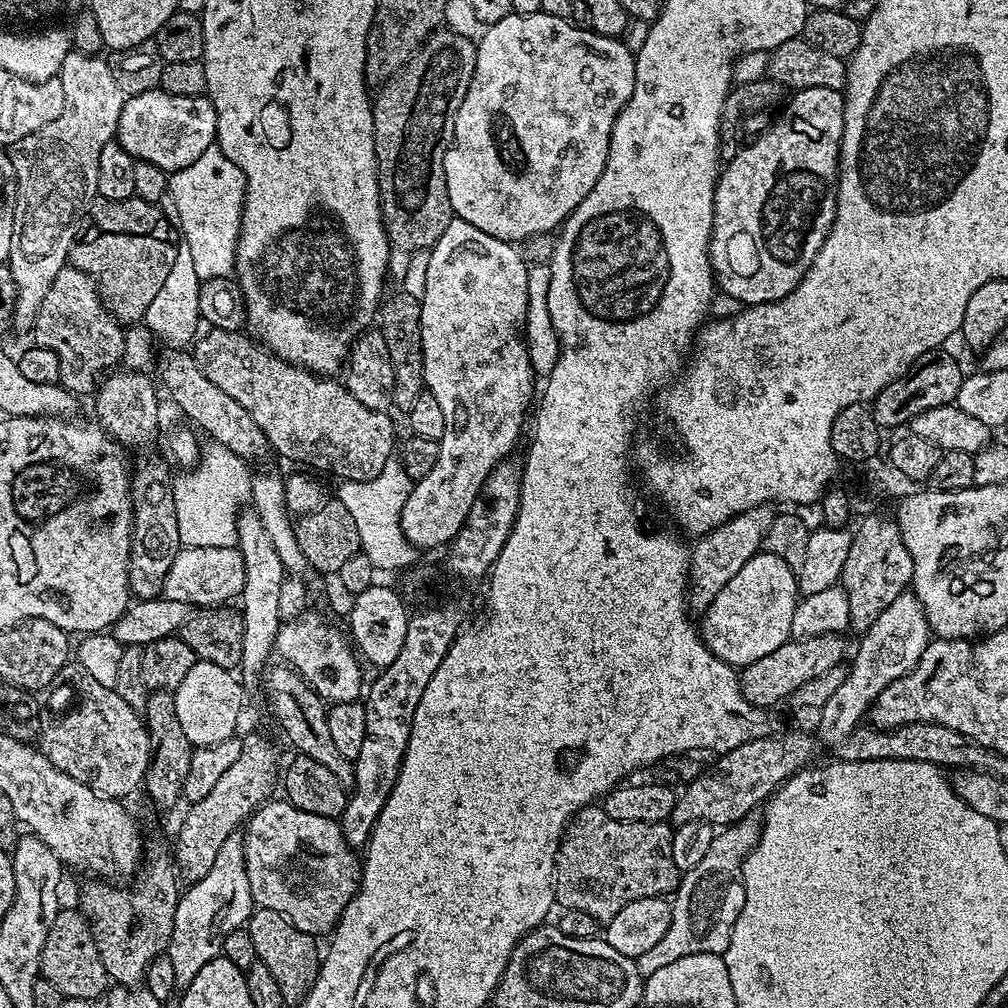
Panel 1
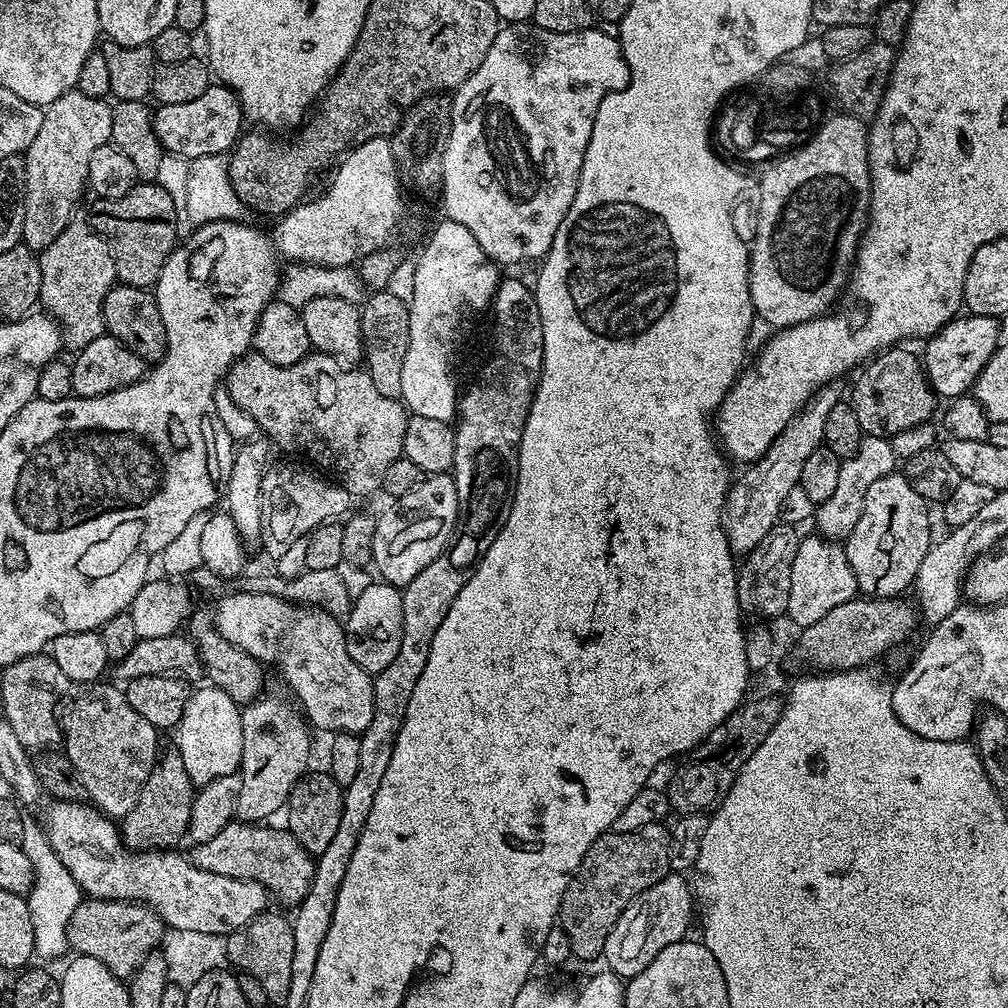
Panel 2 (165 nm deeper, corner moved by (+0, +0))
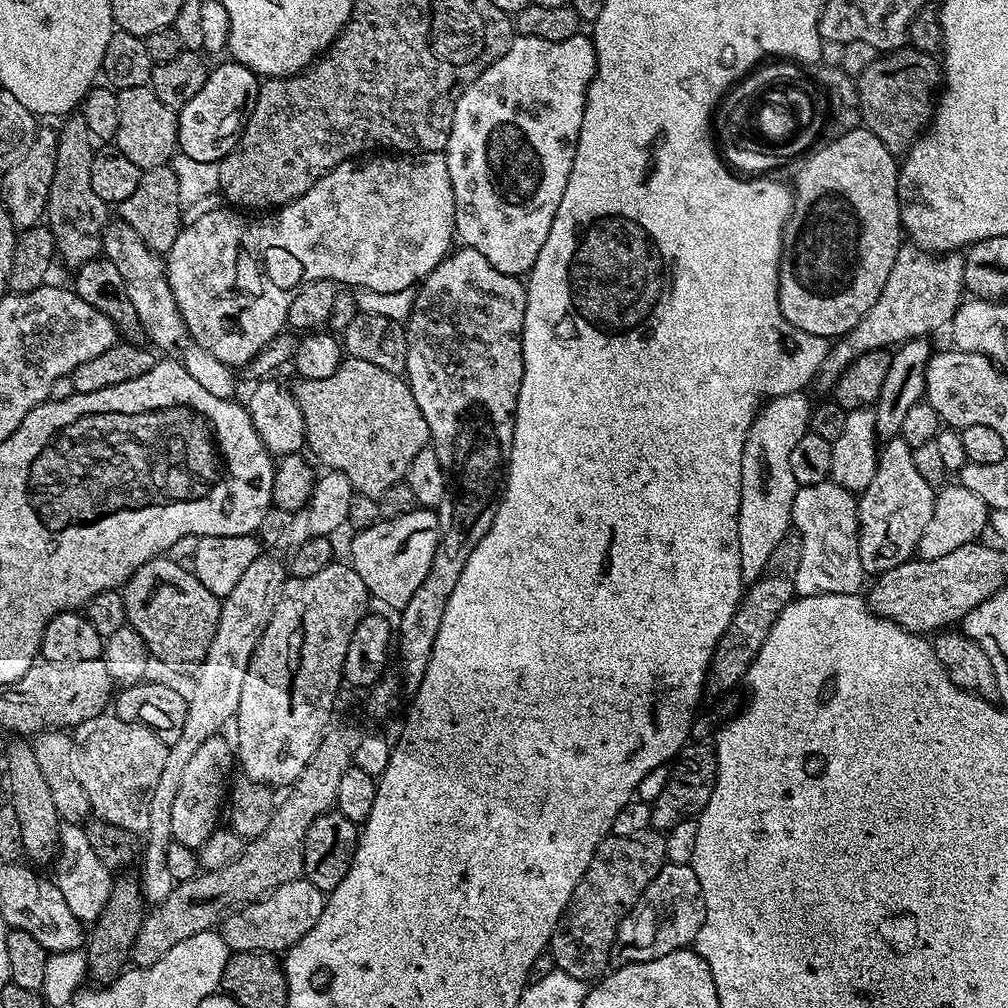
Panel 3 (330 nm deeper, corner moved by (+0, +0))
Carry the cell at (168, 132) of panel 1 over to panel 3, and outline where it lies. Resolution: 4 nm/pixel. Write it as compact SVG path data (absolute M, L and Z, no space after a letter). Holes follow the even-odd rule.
M235 62L220 64L209 71L206 82L186 106L179 109L177 138L179 151L199 162L217 163L236 144L244 121L258 98L260 80L255 72Z

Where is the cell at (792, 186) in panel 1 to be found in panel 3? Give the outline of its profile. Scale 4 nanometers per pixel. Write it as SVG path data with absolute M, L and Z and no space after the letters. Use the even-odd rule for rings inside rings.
M867 126L856 127L837 140L821 143L808 158L809 160L801 166L800 173L796 176L792 217L788 220L788 225L784 227L784 241L782 242L782 254L780 255L778 298L780 299L782 314L786 318L786 322L790 322L790 326L794 326L811 336L839 338L850 330L854 330L854 326L858 326L858 322L862 322L862 318L868 313L870 306L874 306L874 302L878 302L878 294L882 294L882 286L886 286L886 278L890 278L894 258L898 258L898 250L902 247L902 225L900 222L900 205L902 201L896 192L898 160L894 153Z

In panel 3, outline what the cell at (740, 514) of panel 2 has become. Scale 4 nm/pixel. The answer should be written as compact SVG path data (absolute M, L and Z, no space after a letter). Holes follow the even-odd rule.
M905 243L898 250L898 258L894 258L894 266L890 270L890 278L886 278L886 286L882 286L882 294L878 294L878 302L870 306L870 310L844 336L839 337L829 347L826 354L826 362L822 362L818 384L822 387L831 389L836 383L836 379L854 363L862 354L866 354L875 348L891 349L893 346L899 346L905 340L919 340L921 338L931 337L931 332L936 332L940 327L951 325L952 315L962 303L962 297L965 295L964 287L964 256L960 254L940 255L935 252L927 252L917 248L915 244Z

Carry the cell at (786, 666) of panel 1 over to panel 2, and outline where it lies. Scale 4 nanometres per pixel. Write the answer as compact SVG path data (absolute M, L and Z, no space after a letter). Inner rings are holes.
M853 598L842 606L834 606L826 618L818 618L810 626L799 629L800 637L796 640L796 656L804 664L809 664L809 669L825 672L846 672L850 668L861 668L871 665L871 660L879 658L883 652L891 650L895 644L906 639L918 624L918 612L911 603L904 601L904 598L893 598L890 600L873 600L871 598Z

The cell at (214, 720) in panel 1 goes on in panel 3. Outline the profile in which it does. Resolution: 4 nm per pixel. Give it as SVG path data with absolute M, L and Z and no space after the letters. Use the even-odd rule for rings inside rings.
M217 734L198 747L197 752L187 763L186 768L182 772L182 782L179 783L178 794L175 795L174 808L171 811L171 825L173 826L172 839L177 844L186 846L193 850L198 850L206 842L206 838L210 838L210 834L218 827L216 820L220 816L220 803L225 803L226 788L224 792L224 783L228 780L228 771L231 770L232 764L234 768L234 752L228 744L223 740L223 735Z

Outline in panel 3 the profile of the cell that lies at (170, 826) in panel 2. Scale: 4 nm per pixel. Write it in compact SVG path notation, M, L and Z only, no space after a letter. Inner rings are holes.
M113 879L109 901L106 902L104 912L91 925L86 936L87 975L96 980L97 985L103 986L119 978L130 960L132 943L140 932L142 919L140 906L145 905L141 892L141 881Z

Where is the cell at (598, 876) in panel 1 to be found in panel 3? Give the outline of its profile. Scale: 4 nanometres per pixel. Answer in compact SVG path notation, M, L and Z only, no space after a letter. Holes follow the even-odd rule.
M659 831L604 837L552 935L550 951L559 971L585 982L595 981L609 971L612 944L616 941L622 918L626 918L628 911L636 905L646 886L654 882L666 861L667 842Z

